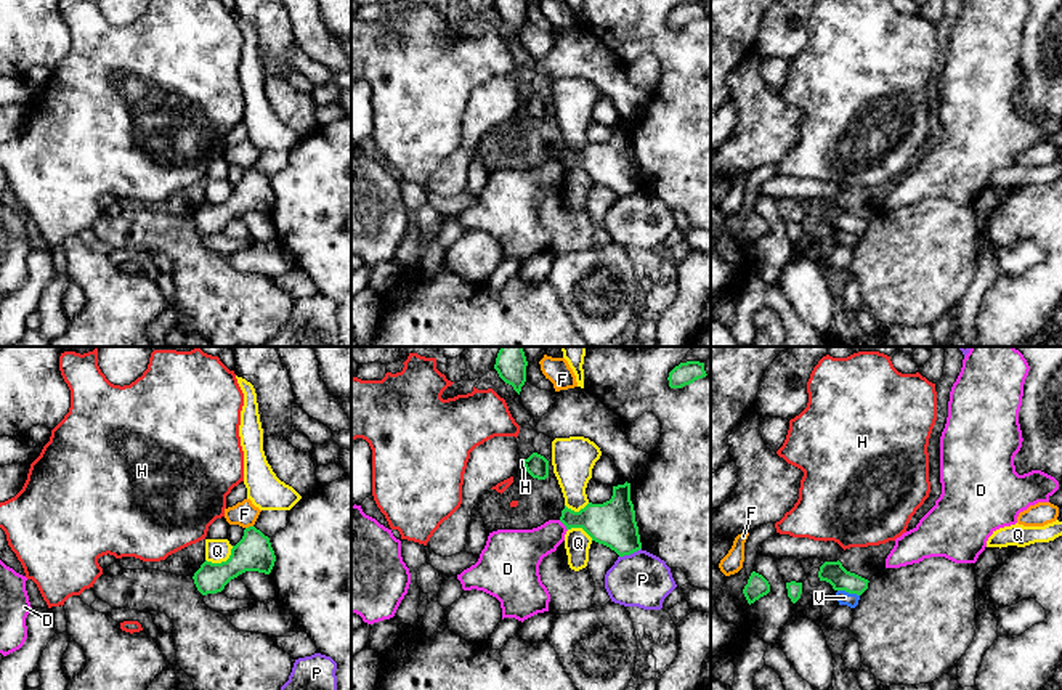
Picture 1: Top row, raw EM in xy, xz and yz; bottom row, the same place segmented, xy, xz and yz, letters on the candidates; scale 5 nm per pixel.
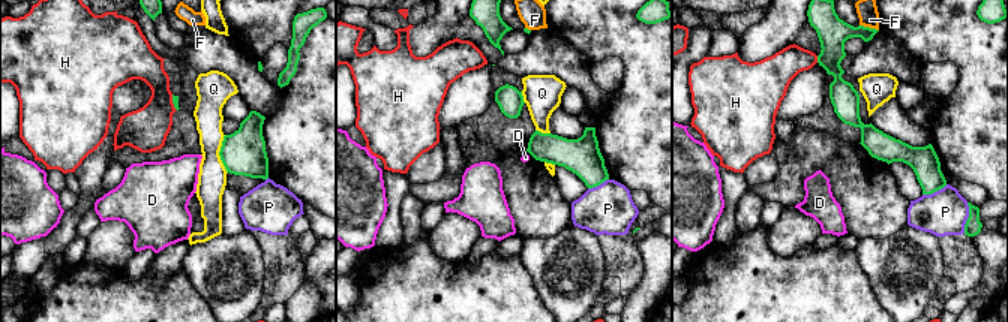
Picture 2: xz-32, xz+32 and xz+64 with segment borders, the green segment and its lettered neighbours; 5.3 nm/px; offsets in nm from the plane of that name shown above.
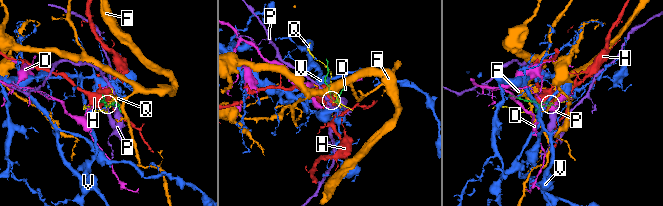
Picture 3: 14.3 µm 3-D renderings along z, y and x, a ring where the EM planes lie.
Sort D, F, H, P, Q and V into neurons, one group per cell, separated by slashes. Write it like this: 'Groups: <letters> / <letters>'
Groups: D / F / H / P / Q / V

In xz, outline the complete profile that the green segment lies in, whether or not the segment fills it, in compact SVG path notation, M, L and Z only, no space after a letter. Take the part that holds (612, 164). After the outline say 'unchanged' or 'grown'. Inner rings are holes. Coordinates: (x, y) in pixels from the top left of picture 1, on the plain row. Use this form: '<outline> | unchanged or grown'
M630 124L613 127L613 136L603 144L589 143L579 152L565 146L560 162L571 168L582 168L592 181L614 191L619 197L642 189L635 151L630 141Z | unchanged

